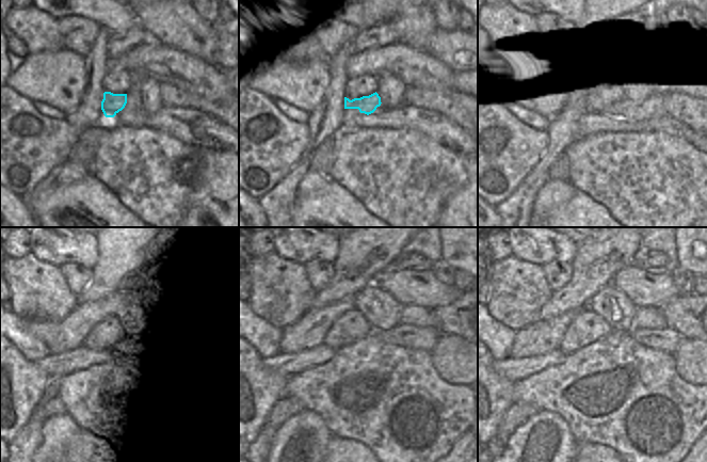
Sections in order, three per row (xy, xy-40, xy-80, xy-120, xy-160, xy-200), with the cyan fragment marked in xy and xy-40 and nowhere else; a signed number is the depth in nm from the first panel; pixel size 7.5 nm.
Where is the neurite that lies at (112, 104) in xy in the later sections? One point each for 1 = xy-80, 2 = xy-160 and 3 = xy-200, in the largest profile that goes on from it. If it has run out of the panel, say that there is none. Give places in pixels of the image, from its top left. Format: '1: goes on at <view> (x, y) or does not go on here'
1: goes on at xy-80 (599, 105)
2: goes on at xy-160 (412, 336)
3: goes on at xy-200 (668, 339)

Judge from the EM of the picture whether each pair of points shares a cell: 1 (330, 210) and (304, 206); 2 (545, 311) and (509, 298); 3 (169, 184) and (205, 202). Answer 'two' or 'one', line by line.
1: one
2: two
3: two

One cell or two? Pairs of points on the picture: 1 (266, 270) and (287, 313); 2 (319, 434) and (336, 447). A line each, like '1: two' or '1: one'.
1: one
2: two

